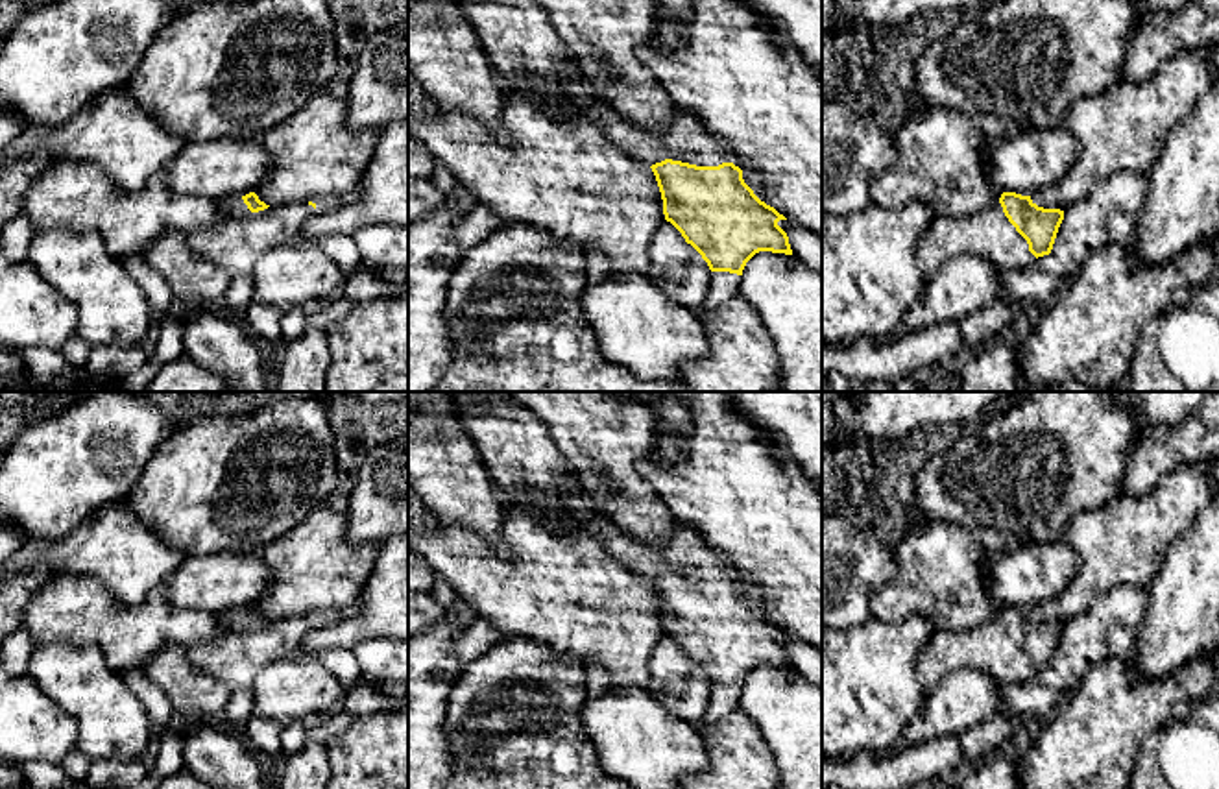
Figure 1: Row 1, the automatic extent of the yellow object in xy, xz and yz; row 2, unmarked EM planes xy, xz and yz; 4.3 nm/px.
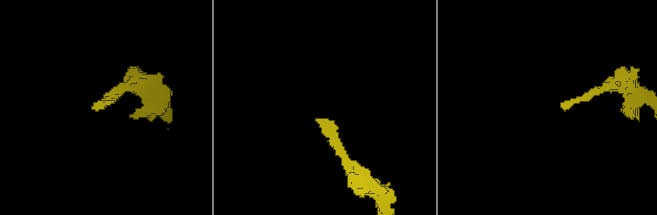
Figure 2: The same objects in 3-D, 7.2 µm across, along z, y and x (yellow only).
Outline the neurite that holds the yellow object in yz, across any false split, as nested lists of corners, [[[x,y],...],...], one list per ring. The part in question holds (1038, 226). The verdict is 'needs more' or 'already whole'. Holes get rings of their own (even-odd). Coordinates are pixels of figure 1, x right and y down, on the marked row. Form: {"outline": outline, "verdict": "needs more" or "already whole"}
{"outline": [[[1003,192],[996,203],[972,214],[936,216],[918,242],[918,261],[927,279],[955,257],[981,257],[1003,270],[1023,270],[1051,253],[1062,220],[1060,209]]], "verdict": "needs more"}

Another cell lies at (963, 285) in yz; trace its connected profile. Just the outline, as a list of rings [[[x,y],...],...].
[[[955,257],[927,279],[903,316],[903,329],[918,331],[960,318],[1001,301],[1007,270],[981,257]]]

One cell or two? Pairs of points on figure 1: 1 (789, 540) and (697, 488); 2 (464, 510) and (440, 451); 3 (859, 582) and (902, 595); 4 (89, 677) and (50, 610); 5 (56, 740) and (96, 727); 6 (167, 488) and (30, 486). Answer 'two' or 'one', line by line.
1: one
2: one
3: two
4: two
5: two
6: two

